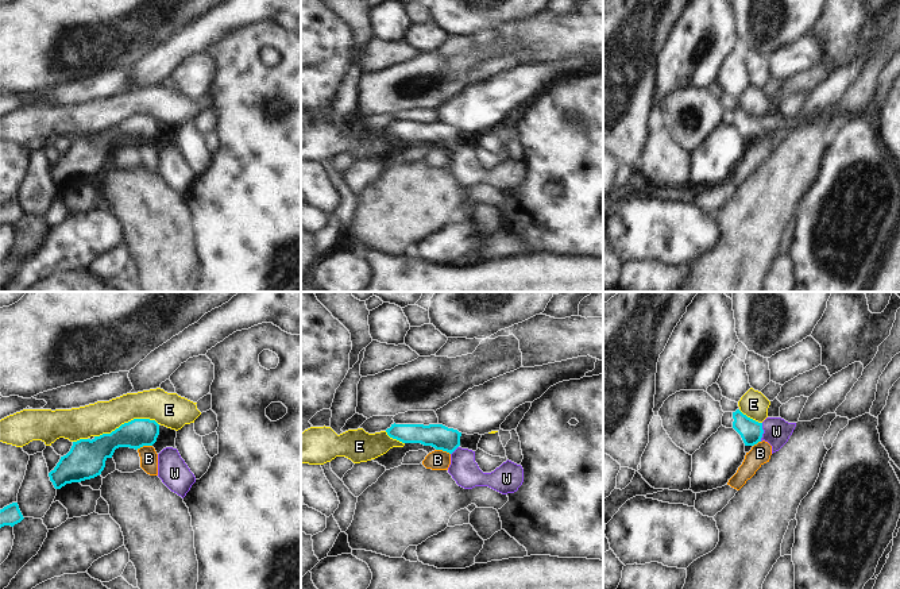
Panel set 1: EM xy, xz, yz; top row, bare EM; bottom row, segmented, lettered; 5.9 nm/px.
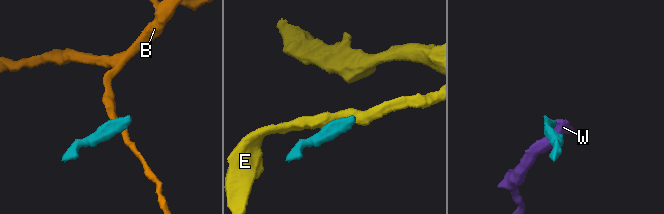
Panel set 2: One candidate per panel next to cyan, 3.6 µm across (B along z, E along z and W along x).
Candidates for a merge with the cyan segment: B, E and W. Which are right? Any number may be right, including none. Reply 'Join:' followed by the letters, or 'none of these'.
Join: W

